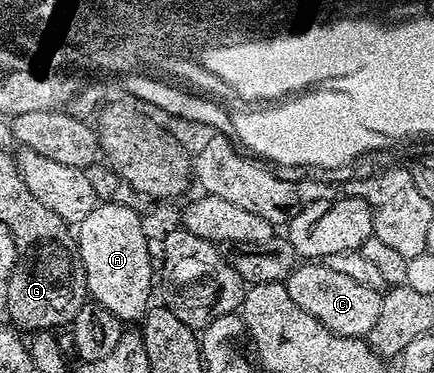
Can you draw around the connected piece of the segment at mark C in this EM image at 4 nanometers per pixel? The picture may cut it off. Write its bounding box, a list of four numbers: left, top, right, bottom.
[285,262,384,338]

